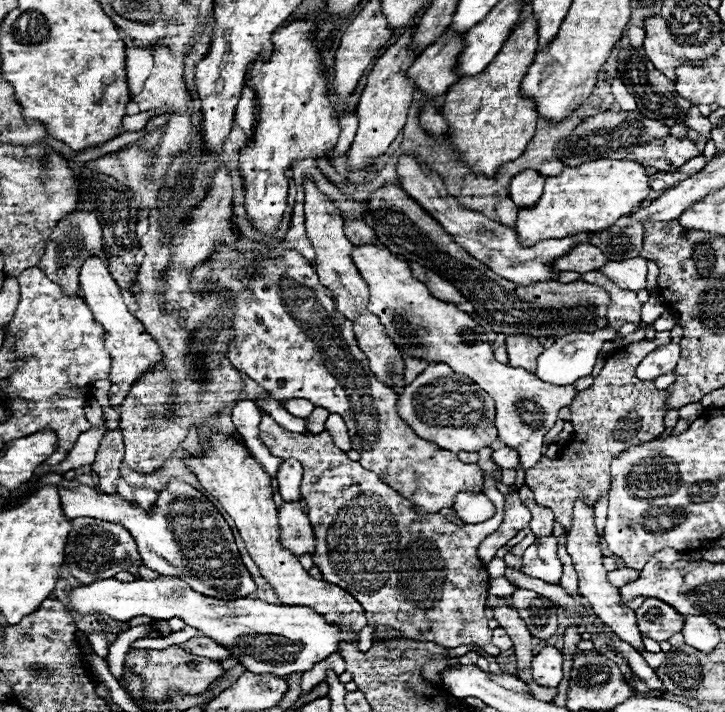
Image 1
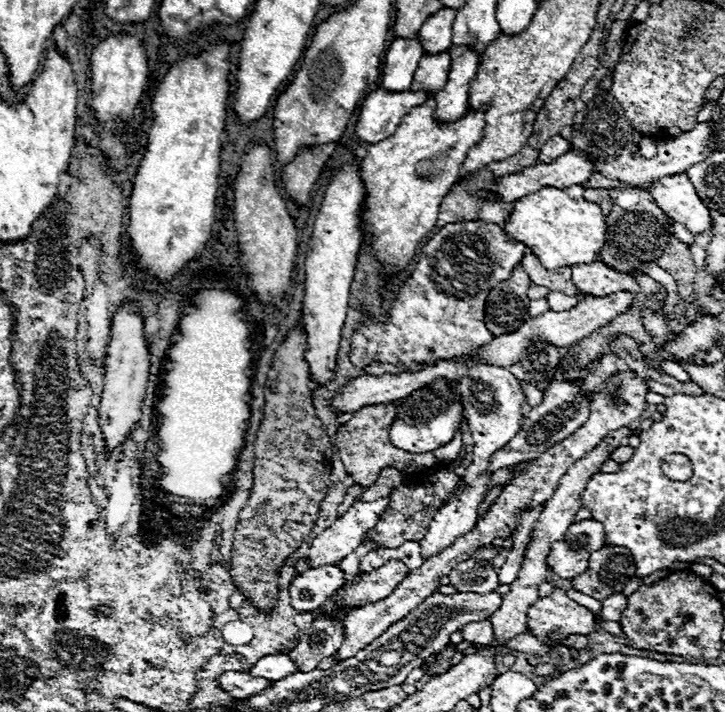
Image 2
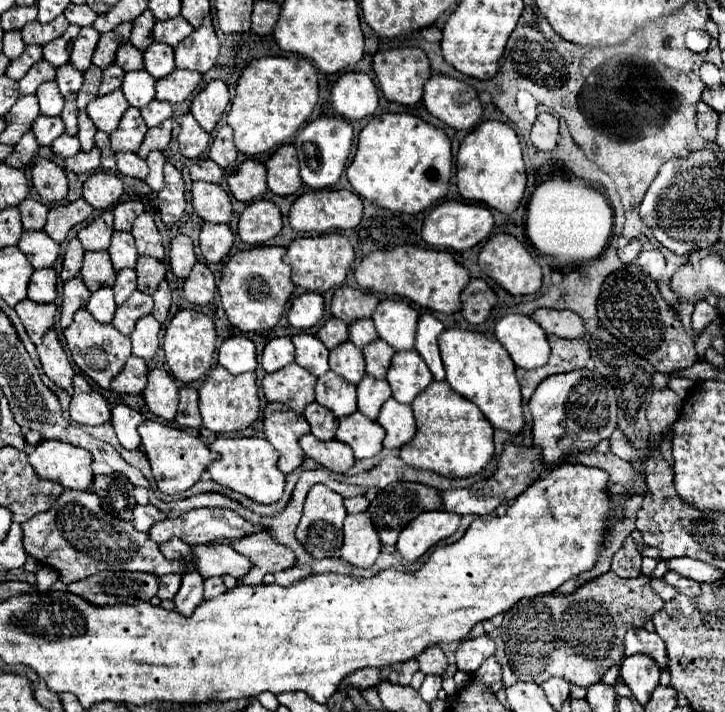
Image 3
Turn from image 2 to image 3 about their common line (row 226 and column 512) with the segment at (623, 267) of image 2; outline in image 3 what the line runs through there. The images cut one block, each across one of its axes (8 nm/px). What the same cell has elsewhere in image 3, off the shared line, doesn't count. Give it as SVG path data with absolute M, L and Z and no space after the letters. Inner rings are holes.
M614 572L598 576L582 586L578 586L570 594L542 594L536 598L524 598L508 612L504 612L504 622L500 626L504 652L508 656L508 664L522 682L542 684L552 676L560 676L570 684L588 688L604 676L608 668L622 662L624 658L624 634L628 628L642 628L652 616L664 606L664 600L652 590L650 578L640 574L634 580L624 580Z

